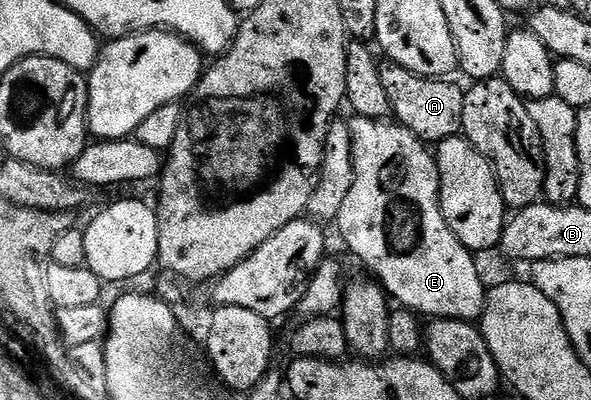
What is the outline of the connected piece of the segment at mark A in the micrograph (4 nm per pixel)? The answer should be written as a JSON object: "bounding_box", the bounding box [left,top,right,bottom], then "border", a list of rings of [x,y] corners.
{"bounding_box":[380,62,465,142],"border":[[[391,62],[381,63],[380,73],[382,86],[390,97],[392,116],[403,128],[409,128],[416,137],[425,142],[449,140],[461,131],[465,93],[463,87],[451,84],[453,81],[448,78],[419,76]]]}

